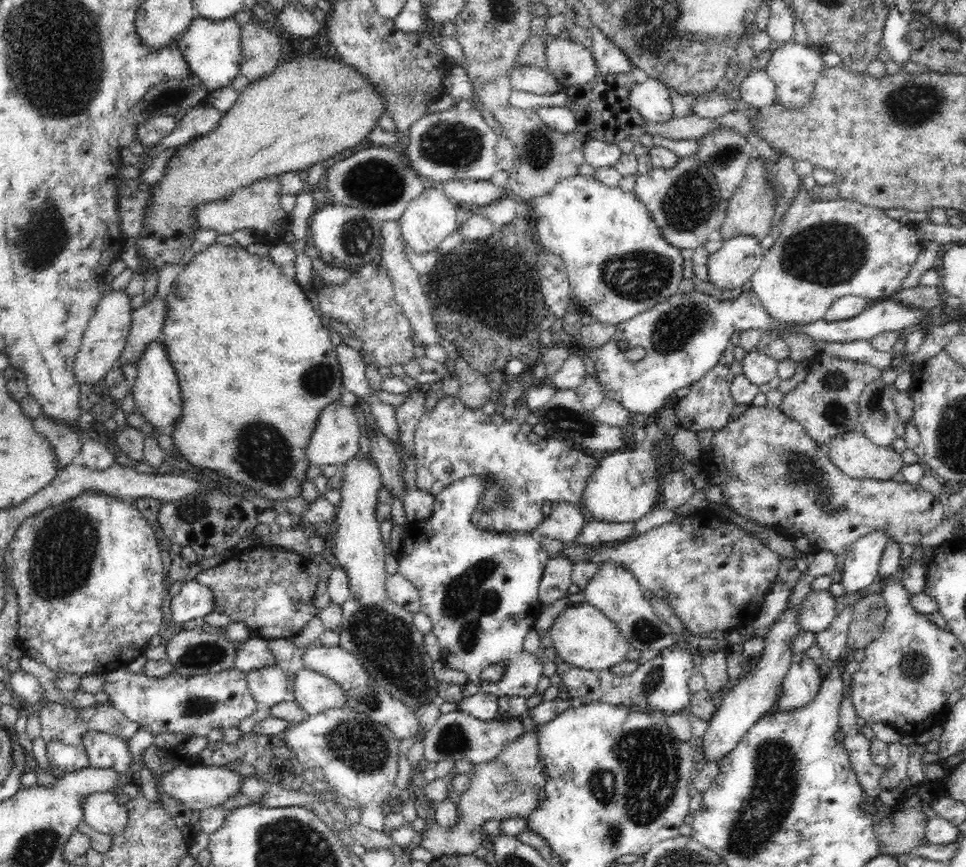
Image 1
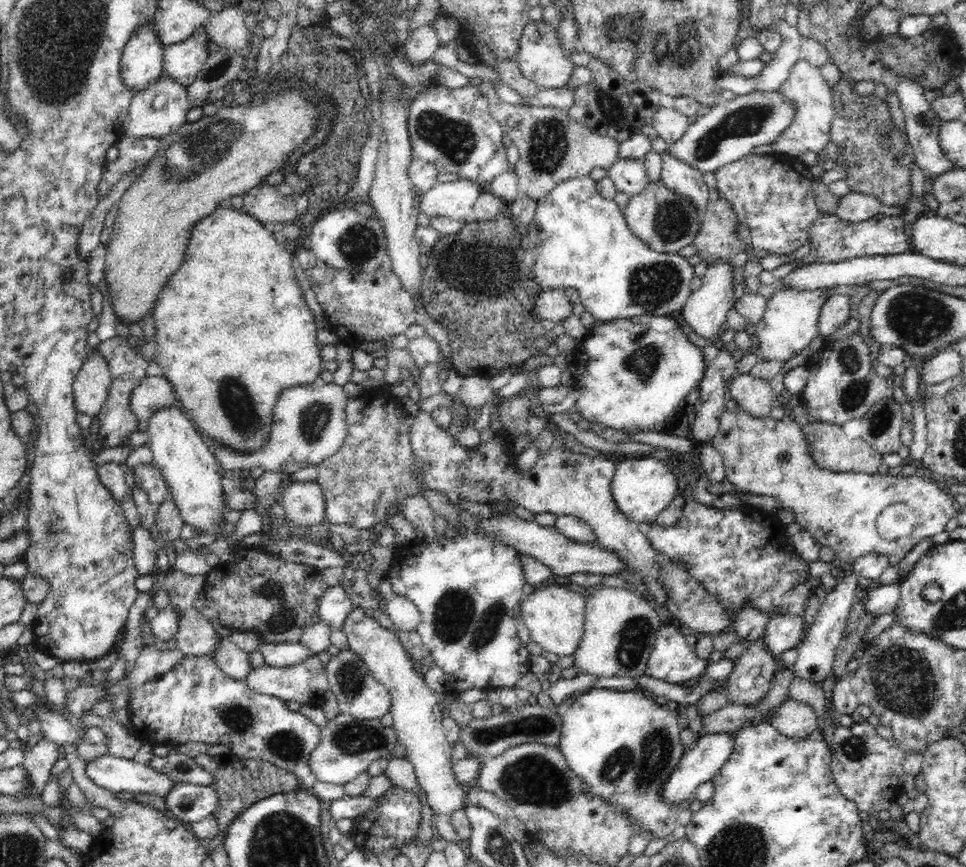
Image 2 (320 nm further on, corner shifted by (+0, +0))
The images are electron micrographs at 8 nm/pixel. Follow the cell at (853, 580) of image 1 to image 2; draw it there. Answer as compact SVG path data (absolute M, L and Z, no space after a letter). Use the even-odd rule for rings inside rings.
M858 573L846 576L825 596L819 611L812 622L806 625L802 640L797 644L798 657L791 667L795 676L802 680L810 680L822 685L826 678L832 676L833 656L836 647L845 642L845 628L851 606L856 602L856 586L858 586Z

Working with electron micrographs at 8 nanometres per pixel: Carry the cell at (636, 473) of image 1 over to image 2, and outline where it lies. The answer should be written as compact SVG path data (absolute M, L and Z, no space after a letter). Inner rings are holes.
M663 454L652 457L635 455L634 459L627 459L620 462L616 465L616 470L614 470L614 476L610 484L612 497L614 497L614 501L616 501L616 505L618 505L620 512L639 523L653 523L658 514L670 506L670 502L674 500L676 494L681 492L681 487L682 484L679 475L676 474L673 468L669 465Z

